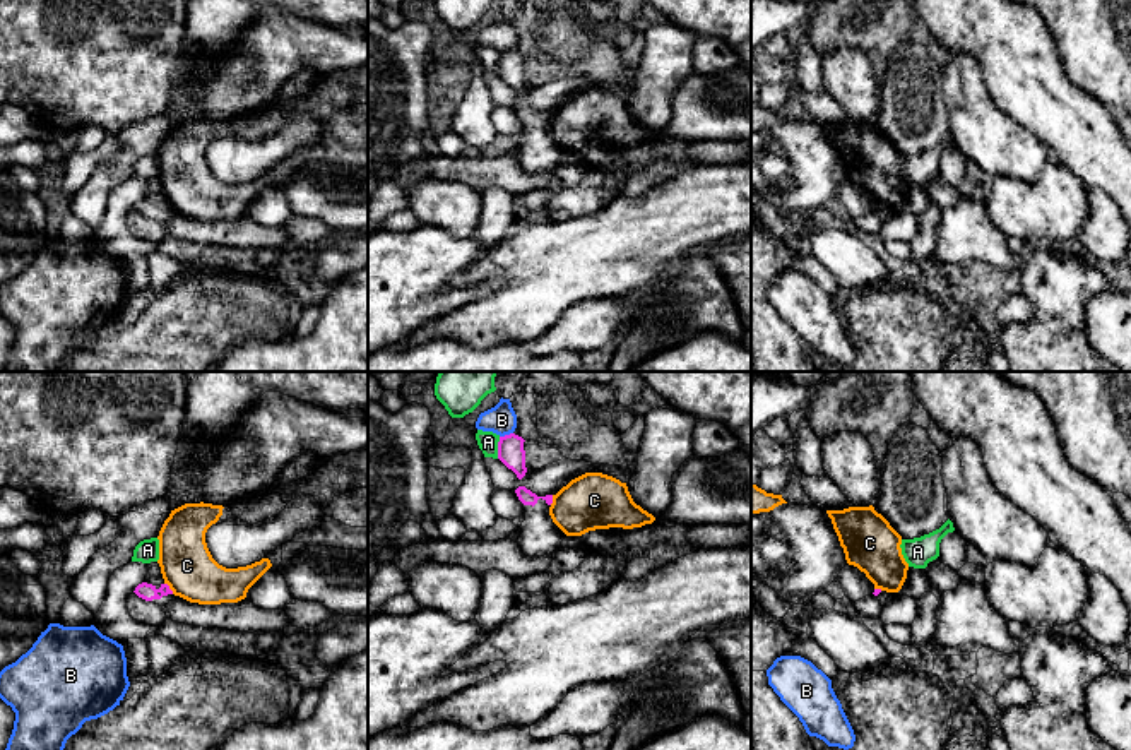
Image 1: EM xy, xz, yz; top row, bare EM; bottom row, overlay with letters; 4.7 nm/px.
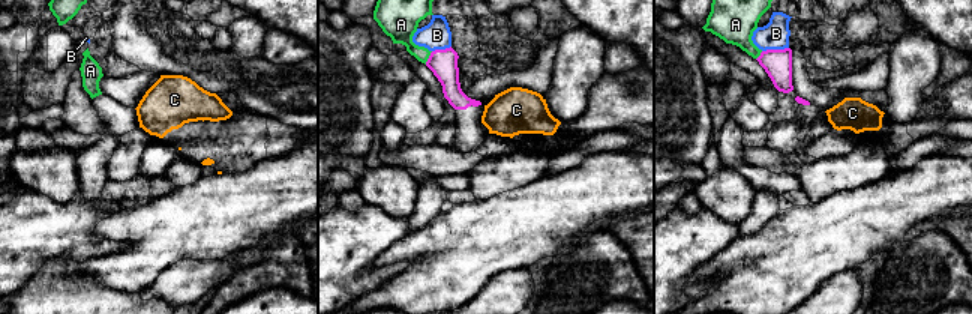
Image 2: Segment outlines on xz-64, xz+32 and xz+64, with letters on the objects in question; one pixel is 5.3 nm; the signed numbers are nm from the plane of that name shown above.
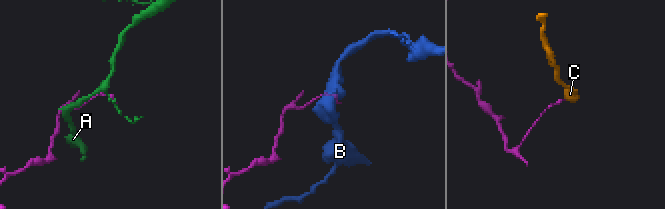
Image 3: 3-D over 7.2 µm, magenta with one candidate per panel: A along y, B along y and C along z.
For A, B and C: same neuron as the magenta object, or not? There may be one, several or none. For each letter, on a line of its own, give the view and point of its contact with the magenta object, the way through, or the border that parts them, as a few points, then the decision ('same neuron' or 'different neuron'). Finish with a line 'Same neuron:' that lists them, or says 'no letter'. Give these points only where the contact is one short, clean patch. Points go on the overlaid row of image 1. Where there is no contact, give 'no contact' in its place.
A: contact xz (498, 447); different neuron
B: contact xz (505, 435); different neuron
C: contact xy (168, 588); border xy (165, 583), (173, 593); different neuron
Same neuron: no letter

